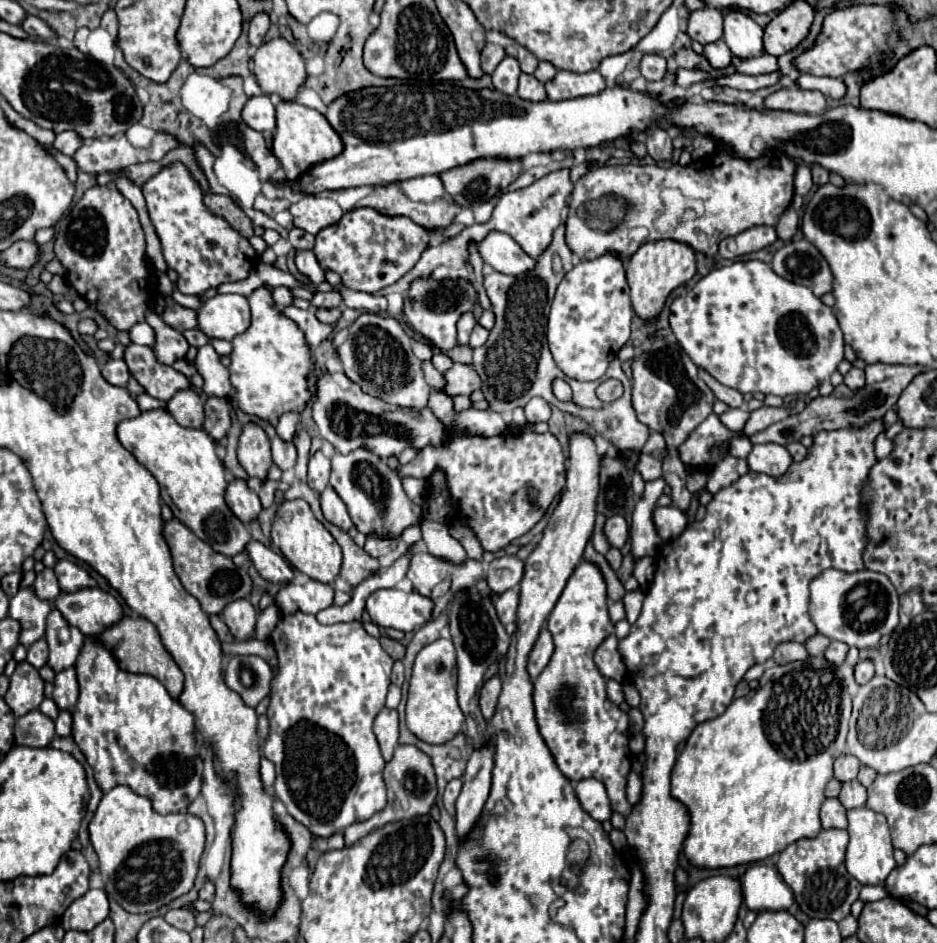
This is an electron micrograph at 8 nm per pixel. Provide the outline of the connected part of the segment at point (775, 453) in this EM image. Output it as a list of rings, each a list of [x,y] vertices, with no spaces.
[[[755,444],[751,454],[747,456],[749,470],[763,472],[769,476],[783,474],[791,462],[793,460],[789,452],[785,450],[785,446],[779,446],[779,444]]]

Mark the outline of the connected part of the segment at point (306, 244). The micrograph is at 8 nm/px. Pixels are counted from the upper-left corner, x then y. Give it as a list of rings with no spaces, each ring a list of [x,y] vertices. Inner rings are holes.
[[[291,228],[287,240],[291,242],[291,246],[295,250],[305,250],[305,248],[313,248],[315,236],[309,234],[309,232],[305,232],[305,230],[301,230],[301,228]]]

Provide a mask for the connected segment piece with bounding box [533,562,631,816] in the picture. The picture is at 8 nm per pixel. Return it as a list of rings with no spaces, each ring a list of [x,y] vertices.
[[[581,562],[571,578],[567,580],[567,586],[557,600],[553,612],[547,618],[547,630],[553,636],[555,652],[545,666],[545,670],[539,674],[537,680],[533,680],[533,704],[535,704],[535,718],[539,724],[539,732],[549,746],[559,770],[571,778],[571,782],[579,782],[583,778],[597,778],[607,786],[607,794],[611,800],[611,808],[623,816],[631,814],[631,804],[625,798],[625,786],[627,776],[631,772],[631,750],[629,750],[629,716],[609,700],[607,696],[607,678],[599,674],[599,668],[593,660],[595,650],[599,644],[613,634],[615,626],[609,622],[607,614],[607,594],[605,594],[605,580],[595,564]]]

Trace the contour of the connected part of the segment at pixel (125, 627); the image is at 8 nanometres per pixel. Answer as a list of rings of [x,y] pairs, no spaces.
[[[138,615],[124,616],[113,626],[105,628],[101,634],[95,636],[97,640],[101,640],[105,644],[107,650],[113,652],[113,656],[119,660],[119,668],[131,674],[149,674],[155,676],[165,688],[167,692],[177,700],[177,696],[183,690],[183,672],[179,670],[179,666],[175,664],[175,660],[171,658],[171,654],[165,650],[157,628]]]

